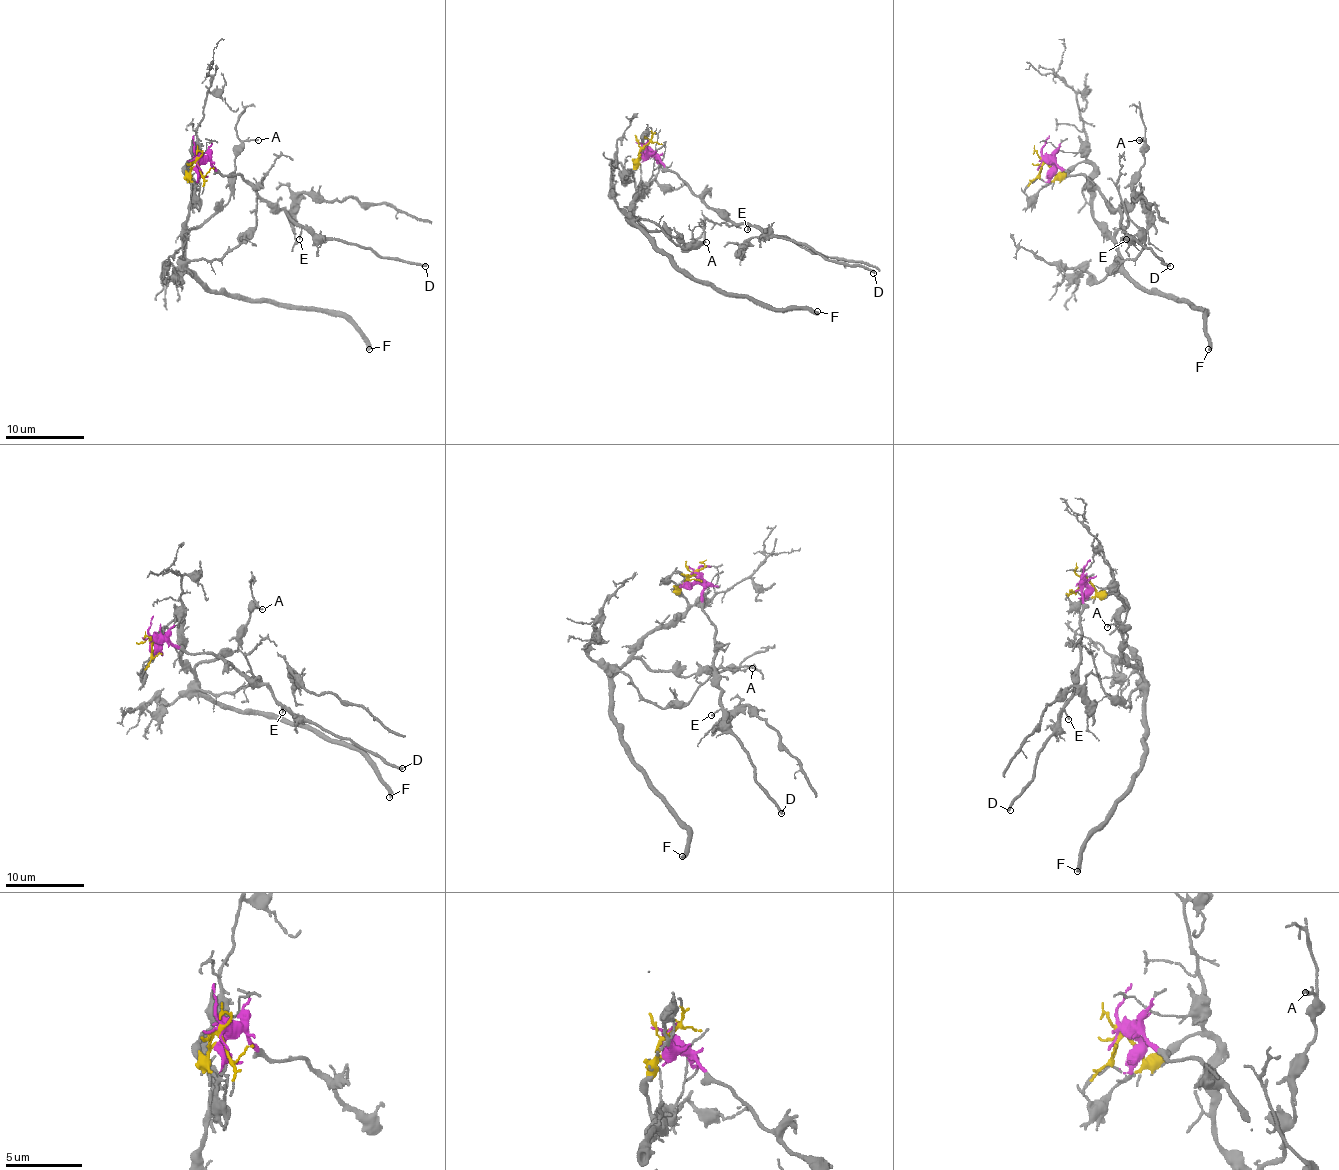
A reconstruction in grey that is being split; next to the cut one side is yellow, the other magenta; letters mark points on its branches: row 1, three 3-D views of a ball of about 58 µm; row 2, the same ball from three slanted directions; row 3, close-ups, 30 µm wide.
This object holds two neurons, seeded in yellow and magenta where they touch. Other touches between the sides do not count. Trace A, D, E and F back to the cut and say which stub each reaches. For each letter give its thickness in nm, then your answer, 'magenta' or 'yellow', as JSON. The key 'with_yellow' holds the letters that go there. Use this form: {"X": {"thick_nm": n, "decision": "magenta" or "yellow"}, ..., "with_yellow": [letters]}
{"A": {"thick_nm": 120, "decision": "yellow"}, "D": {"thick_nm": 280, "decision": "magenta"}, "E": {"thick_nm": 130, "decision": "magenta"}, "F": {"thick_nm": 400, "decision": "yellow"}, "with_yellow": ["A", "F"]}

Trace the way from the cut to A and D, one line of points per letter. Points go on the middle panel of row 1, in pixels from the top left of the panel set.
A: (646, 144), (636, 160), (636, 218), (652, 230), (679, 235), (683, 247), (705, 241)
D: (646, 144), (709, 208), (737, 224), (757, 226), (769, 235), (794, 239), (828, 259), (864, 265), (874, 273)

